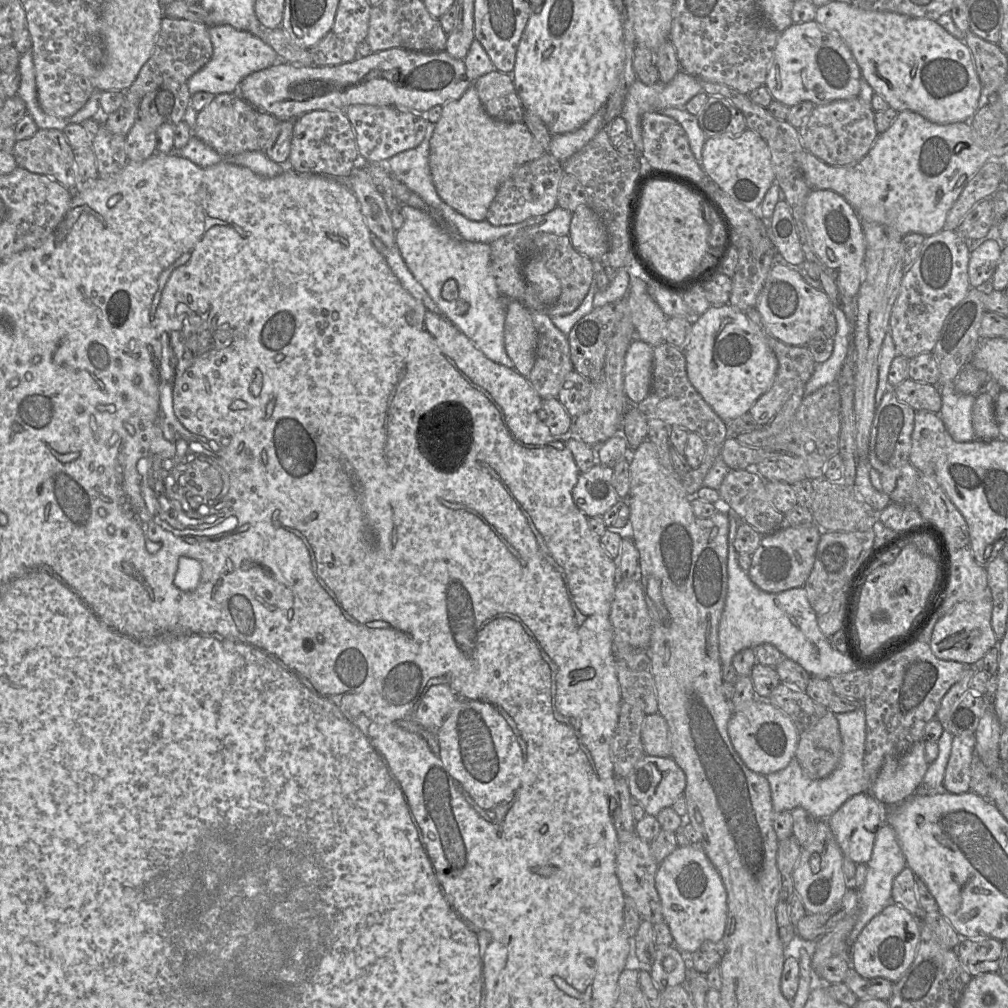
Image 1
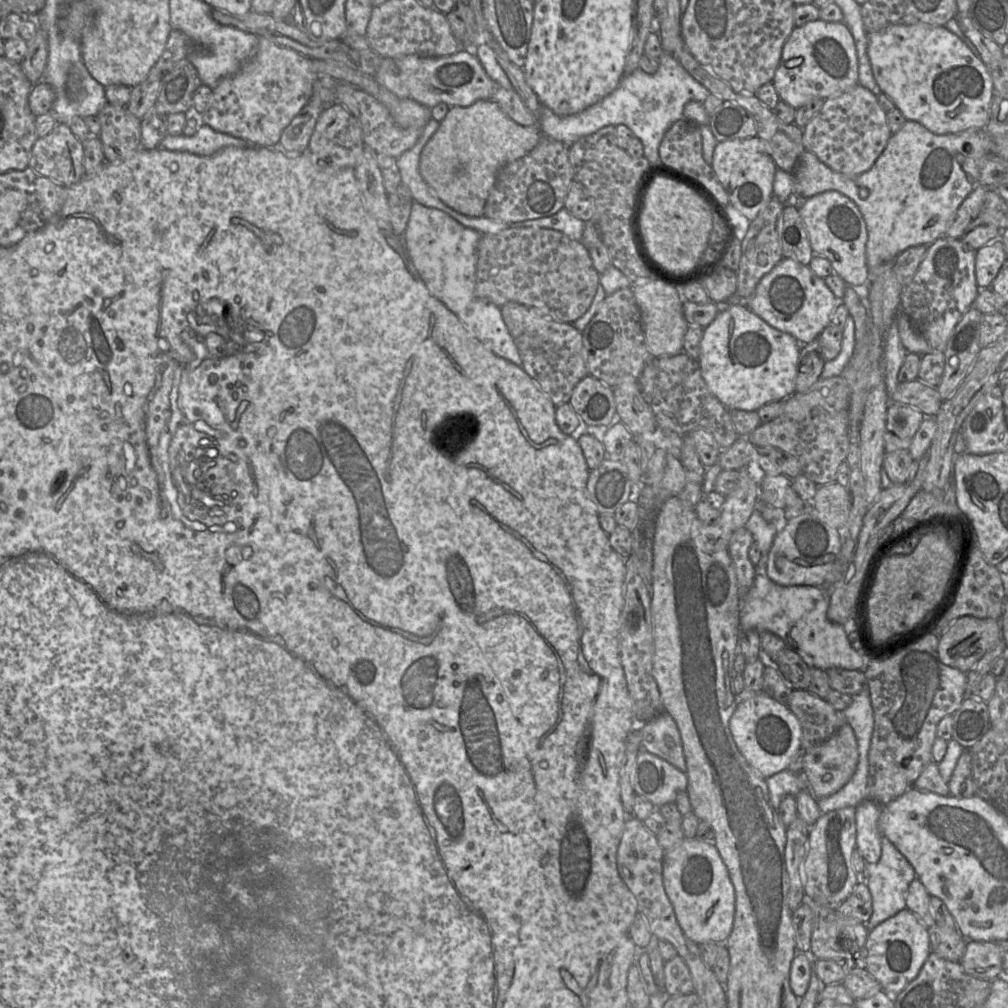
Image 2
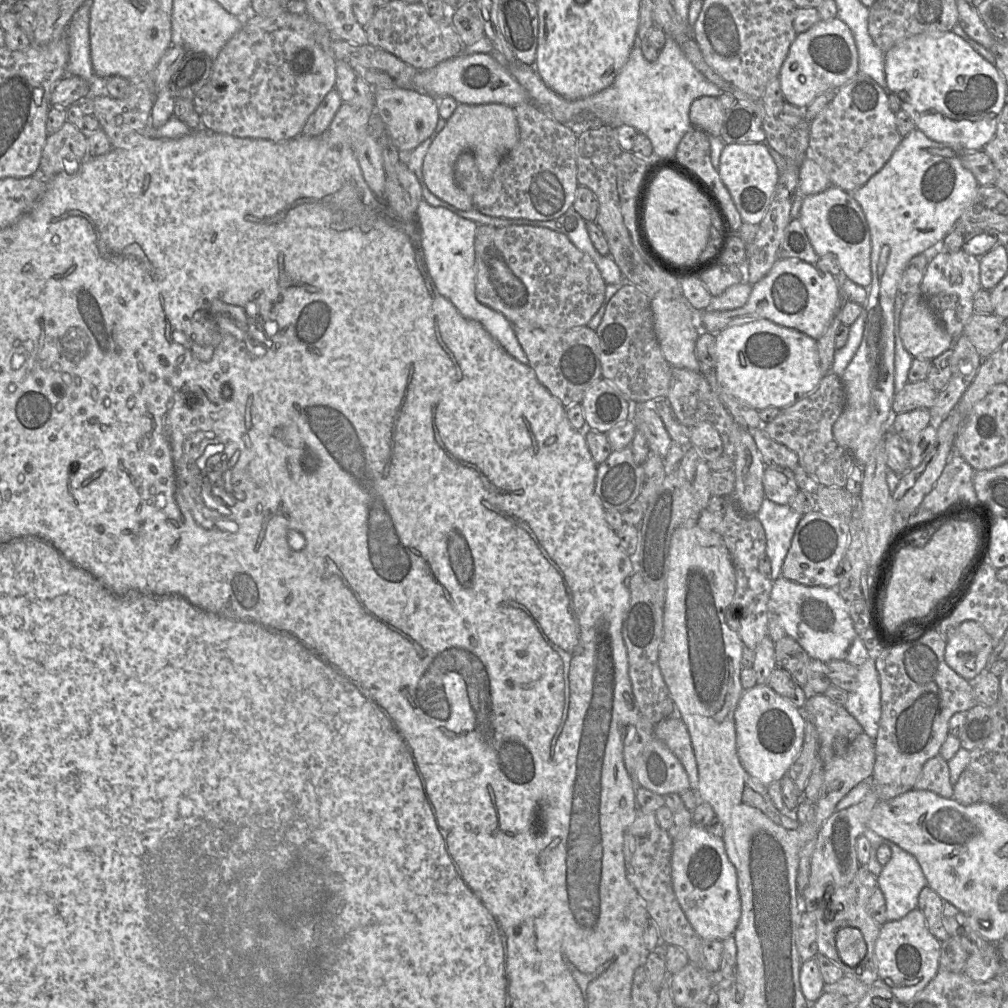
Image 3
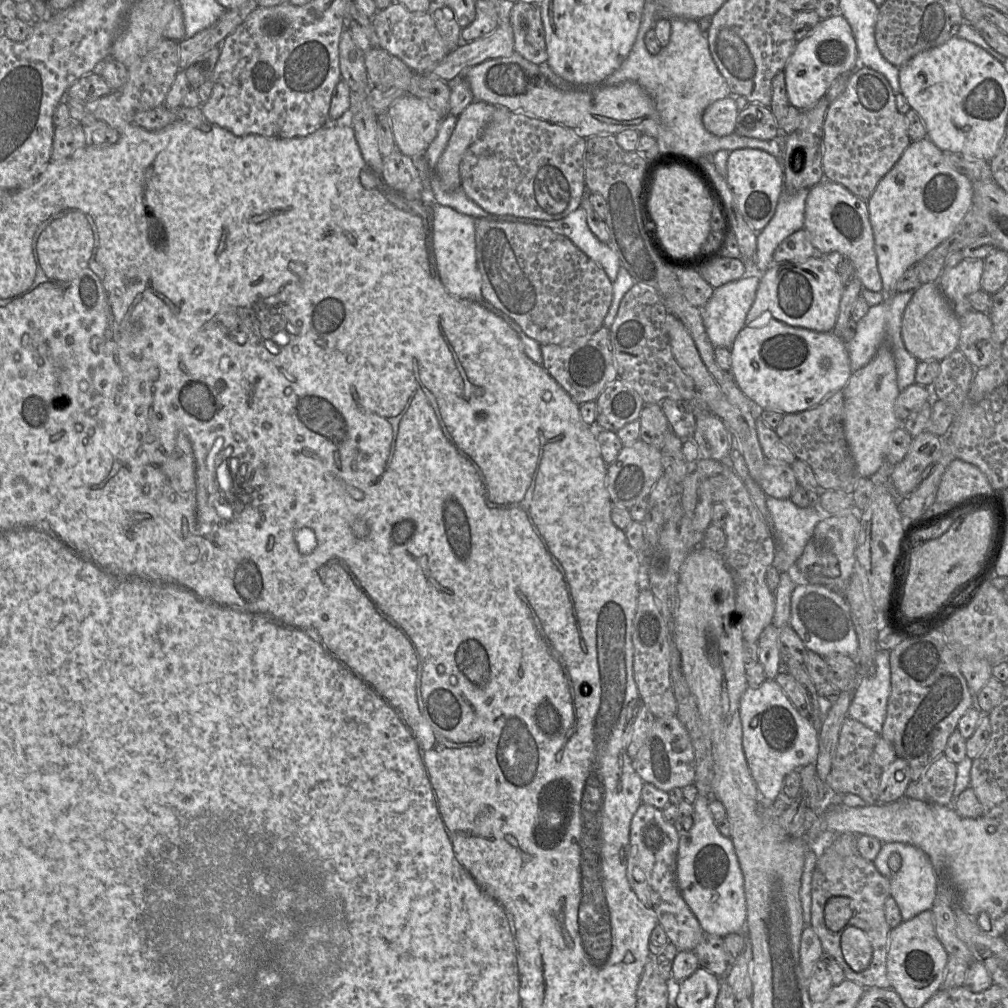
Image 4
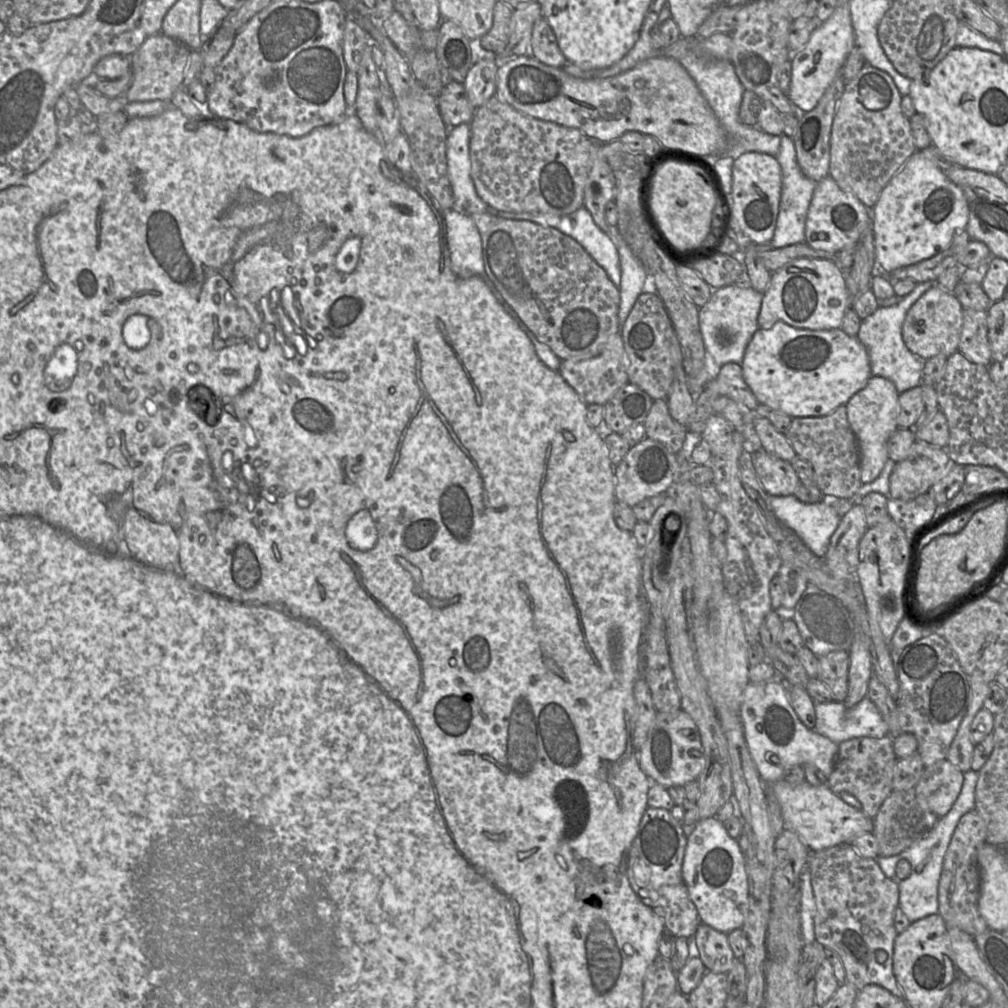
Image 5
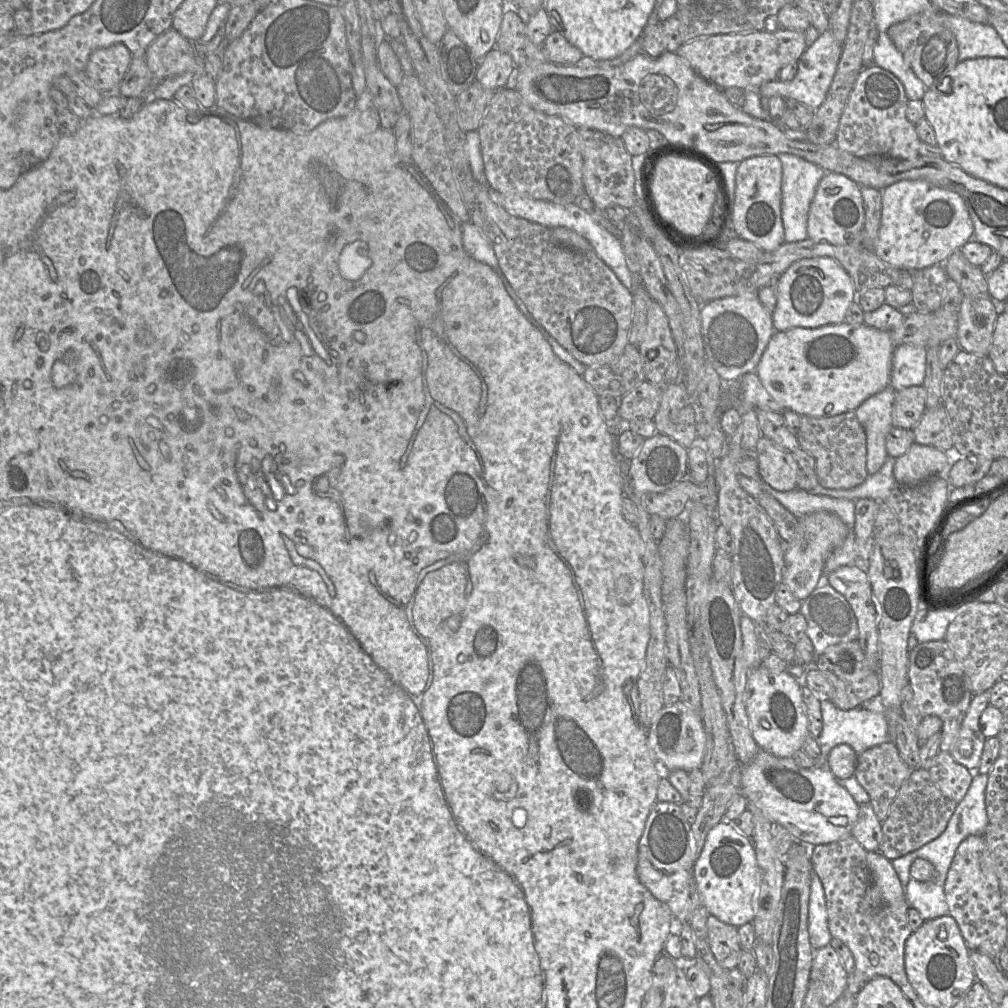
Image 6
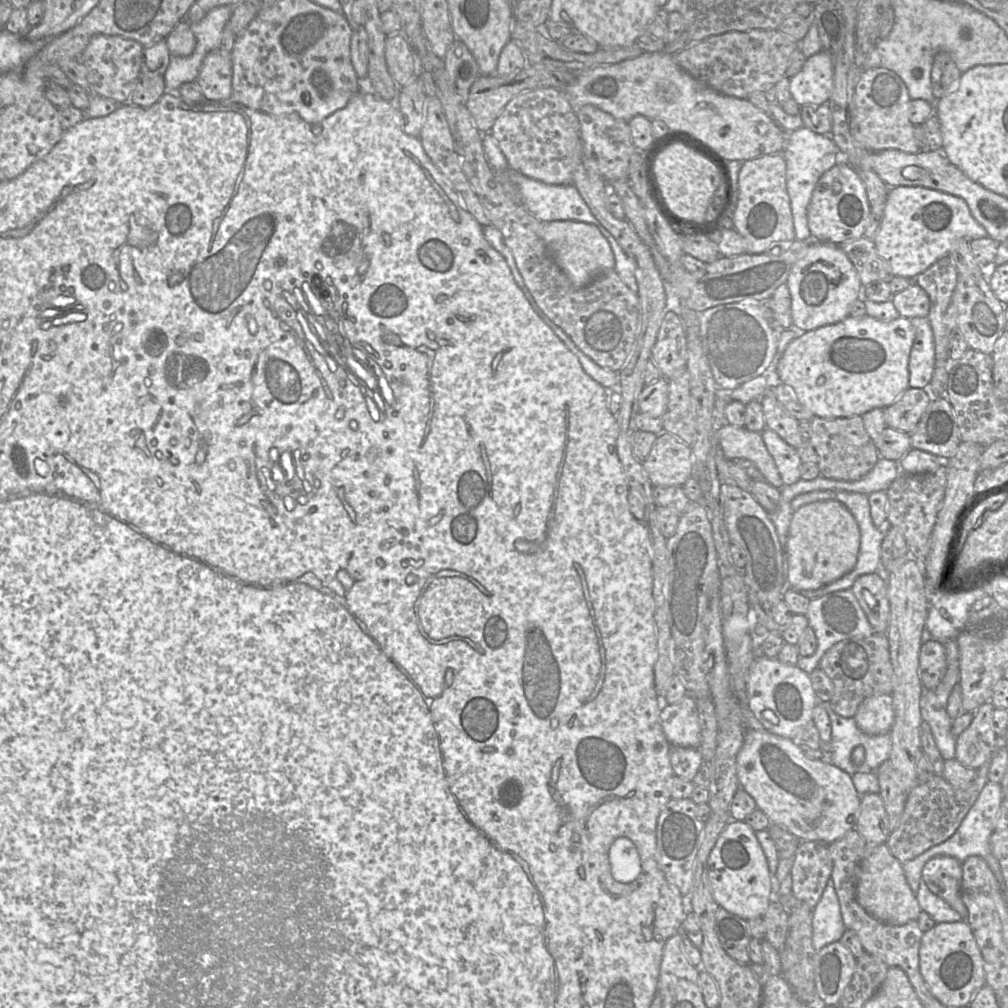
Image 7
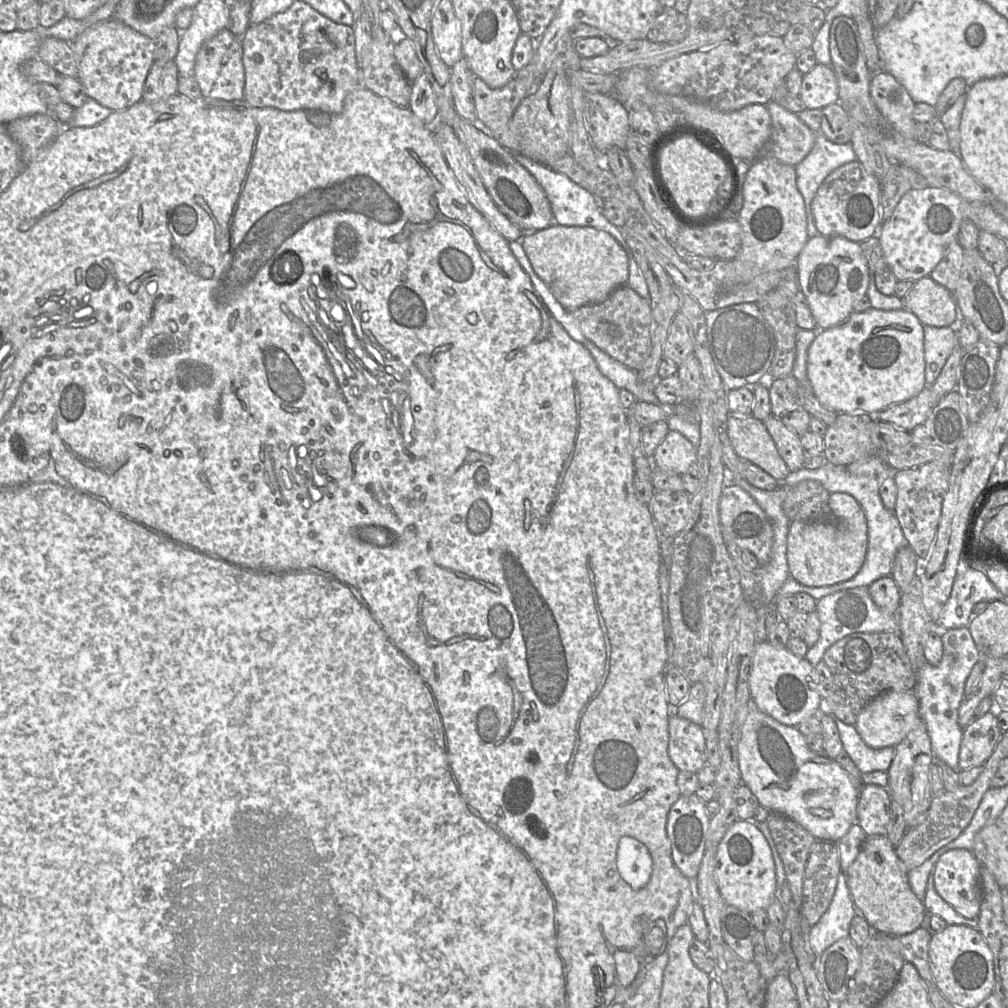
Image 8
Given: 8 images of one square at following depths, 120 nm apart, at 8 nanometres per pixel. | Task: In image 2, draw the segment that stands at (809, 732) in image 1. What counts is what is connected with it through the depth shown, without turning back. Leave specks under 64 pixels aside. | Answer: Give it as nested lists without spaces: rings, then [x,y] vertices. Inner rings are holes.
[[[847,723],[824,742],[805,750],[802,774],[815,798],[828,797],[839,791],[855,773],[858,757],[857,740],[853,729]]]

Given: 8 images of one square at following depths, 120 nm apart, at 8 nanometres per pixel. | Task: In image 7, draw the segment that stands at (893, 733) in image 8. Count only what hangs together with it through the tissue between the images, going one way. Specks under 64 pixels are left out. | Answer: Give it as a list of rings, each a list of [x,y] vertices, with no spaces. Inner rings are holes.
[[[880,694],[864,699],[854,719],[858,728],[868,735],[889,733],[895,720],[892,696]]]

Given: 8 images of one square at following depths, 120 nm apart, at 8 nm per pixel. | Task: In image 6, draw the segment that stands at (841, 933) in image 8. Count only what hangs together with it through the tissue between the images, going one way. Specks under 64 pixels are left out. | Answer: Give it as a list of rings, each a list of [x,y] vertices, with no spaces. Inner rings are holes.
[[[814,872],[811,873],[810,879],[808,934],[811,947],[816,951],[829,945],[833,938],[828,928],[828,914],[822,883]]]

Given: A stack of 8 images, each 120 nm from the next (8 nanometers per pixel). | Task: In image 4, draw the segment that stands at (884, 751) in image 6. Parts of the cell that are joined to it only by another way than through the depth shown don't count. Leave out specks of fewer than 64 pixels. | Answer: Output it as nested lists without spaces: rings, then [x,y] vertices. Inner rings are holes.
[[[847,716],[840,729],[839,739],[831,762],[827,786],[838,795],[855,794],[867,804],[876,804],[883,768],[874,762],[874,747],[880,734]]]

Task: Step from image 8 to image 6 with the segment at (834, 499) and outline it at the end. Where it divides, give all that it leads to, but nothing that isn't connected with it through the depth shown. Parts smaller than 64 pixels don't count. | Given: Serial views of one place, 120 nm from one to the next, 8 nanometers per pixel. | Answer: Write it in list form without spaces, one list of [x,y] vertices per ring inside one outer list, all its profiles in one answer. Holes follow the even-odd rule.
[[[816,512],[799,518],[797,538],[787,545],[784,552],[782,581],[798,600],[804,601],[818,587],[828,556],[842,544],[848,533],[848,527],[829,512]]]

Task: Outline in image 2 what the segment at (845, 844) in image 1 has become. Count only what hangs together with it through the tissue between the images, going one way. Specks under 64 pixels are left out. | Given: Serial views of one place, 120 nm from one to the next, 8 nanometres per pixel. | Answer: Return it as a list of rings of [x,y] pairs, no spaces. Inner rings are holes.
[[[871,798],[858,804],[855,813],[856,820],[856,849],[866,863],[875,864],[881,857],[881,832],[878,821],[882,807]]]

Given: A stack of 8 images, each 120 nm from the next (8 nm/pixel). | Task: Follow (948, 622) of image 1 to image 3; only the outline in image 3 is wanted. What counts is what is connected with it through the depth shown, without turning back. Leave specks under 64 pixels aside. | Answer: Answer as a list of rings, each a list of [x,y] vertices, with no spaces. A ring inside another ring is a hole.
[[[966,620],[947,640],[945,661],[960,676],[972,682],[986,670],[995,641],[977,622]]]

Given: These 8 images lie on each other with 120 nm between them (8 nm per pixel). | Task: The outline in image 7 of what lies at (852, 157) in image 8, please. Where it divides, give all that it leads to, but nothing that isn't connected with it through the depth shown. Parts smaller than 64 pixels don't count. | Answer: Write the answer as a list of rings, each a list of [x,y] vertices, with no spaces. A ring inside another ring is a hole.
[[[802,127],[787,134],[787,145],[782,152],[786,162],[787,192],[790,198],[795,238],[811,241],[813,236],[808,226],[808,207],[821,176],[841,162],[841,151],[829,135],[820,135]]]

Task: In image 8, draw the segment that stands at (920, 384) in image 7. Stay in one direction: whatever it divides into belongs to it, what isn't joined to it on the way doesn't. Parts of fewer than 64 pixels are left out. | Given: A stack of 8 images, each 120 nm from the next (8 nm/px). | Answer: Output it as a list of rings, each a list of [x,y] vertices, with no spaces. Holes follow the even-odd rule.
[[[957,325],[955,327],[923,326],[925,382],[931,386],[939,376],[947,359],[958,344]]]

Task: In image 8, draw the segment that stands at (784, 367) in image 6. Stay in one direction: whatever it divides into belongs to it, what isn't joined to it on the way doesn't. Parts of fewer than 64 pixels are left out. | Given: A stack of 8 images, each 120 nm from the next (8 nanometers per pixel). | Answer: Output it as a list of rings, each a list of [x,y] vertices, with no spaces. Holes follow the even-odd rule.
[[[904,309],[853,312],[842,324],[818,331],[807,353],[807,376],[821,405],[851,415],[876,415],[917,396],[926,386],[923,324]]]

